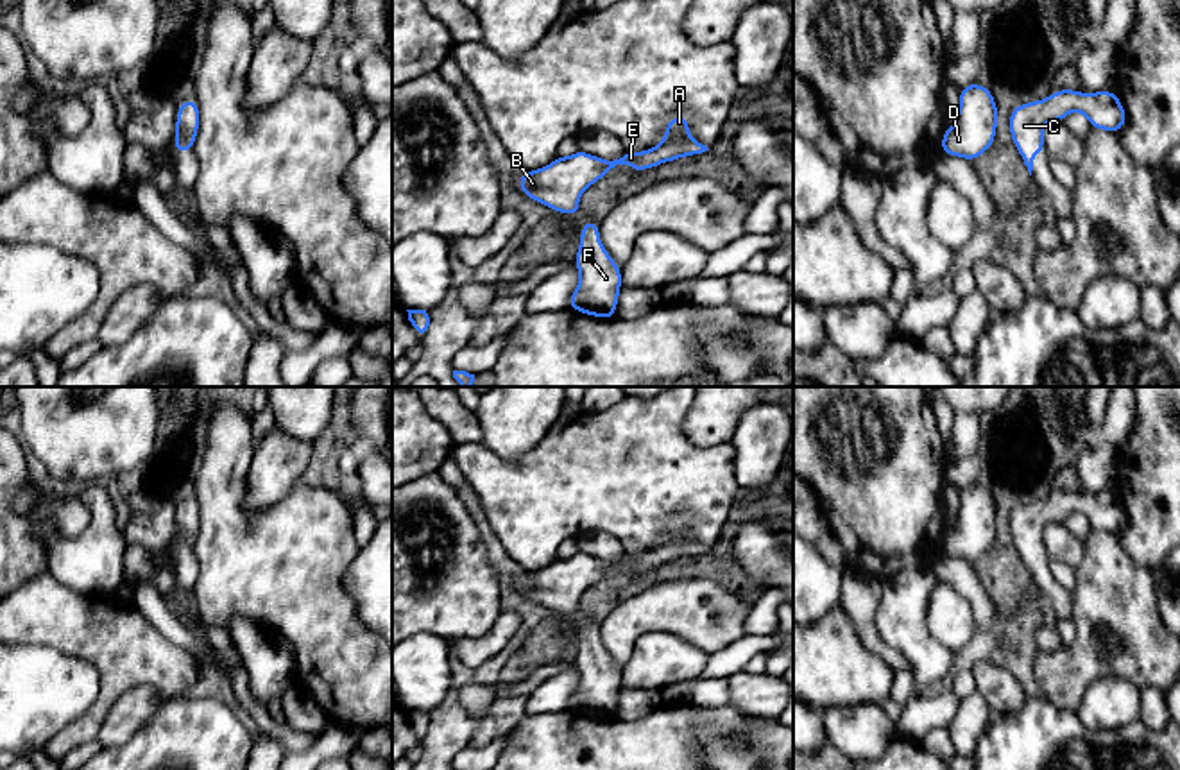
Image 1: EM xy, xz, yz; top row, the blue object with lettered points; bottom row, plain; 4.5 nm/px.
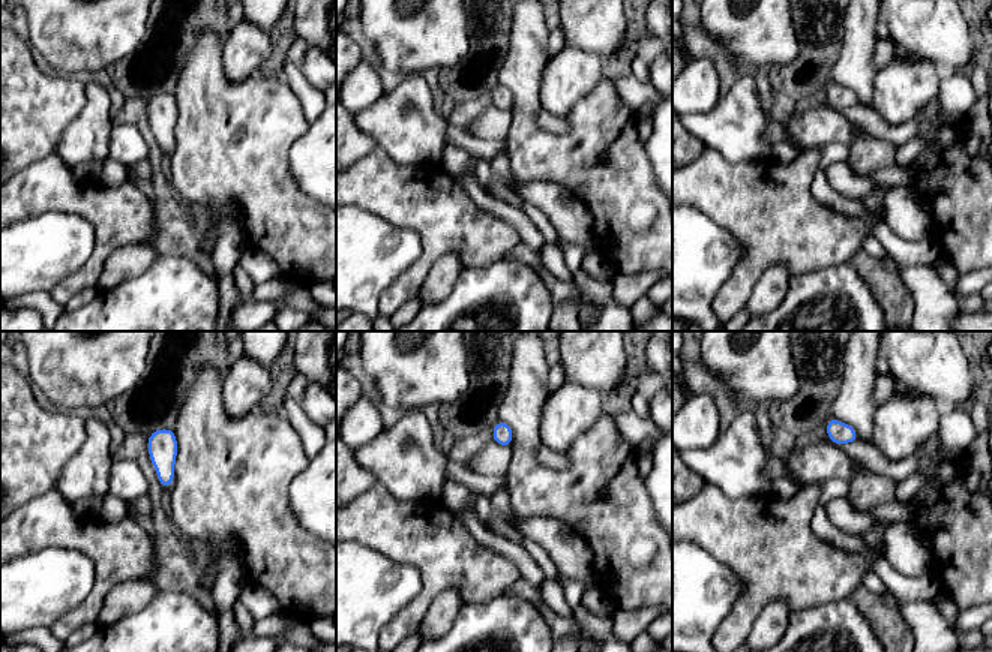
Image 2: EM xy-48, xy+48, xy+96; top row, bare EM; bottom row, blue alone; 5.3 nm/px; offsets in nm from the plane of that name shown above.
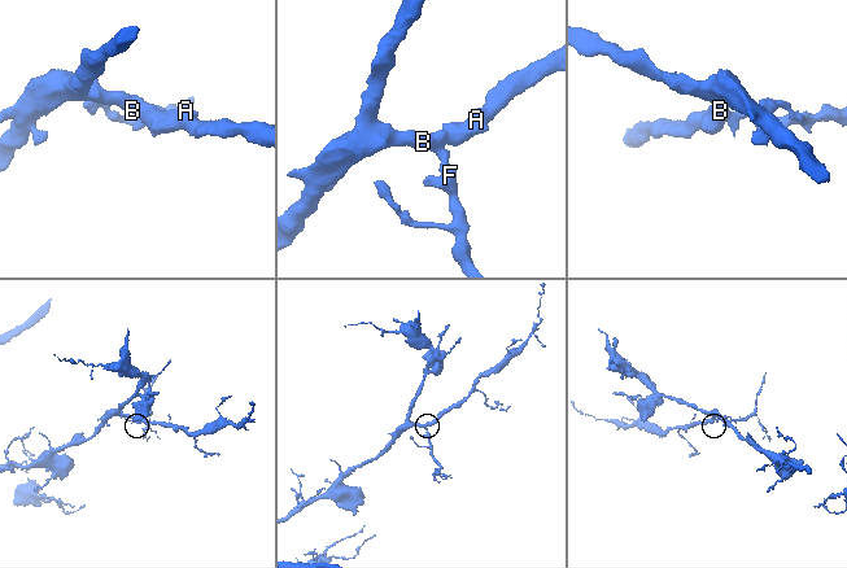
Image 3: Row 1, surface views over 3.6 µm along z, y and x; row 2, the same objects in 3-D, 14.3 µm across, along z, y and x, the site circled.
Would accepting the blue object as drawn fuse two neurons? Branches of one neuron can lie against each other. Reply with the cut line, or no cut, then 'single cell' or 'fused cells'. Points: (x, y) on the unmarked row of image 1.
no cut; single cell

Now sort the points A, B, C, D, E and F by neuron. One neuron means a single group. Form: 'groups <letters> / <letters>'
groups A B C D E F

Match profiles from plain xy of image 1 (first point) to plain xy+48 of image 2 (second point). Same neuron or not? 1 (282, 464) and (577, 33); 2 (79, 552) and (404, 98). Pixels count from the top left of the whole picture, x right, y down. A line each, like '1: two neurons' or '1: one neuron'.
1: two neurons
2: one neuron

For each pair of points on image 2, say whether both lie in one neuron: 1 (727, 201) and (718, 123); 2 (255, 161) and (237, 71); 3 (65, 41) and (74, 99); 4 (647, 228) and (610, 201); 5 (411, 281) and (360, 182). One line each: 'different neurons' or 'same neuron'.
1: different neurons
2: different neurons
3: different neurons
4: same neuron
5: same neuron

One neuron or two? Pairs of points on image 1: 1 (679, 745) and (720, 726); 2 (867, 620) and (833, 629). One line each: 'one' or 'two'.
1: two
2: two

